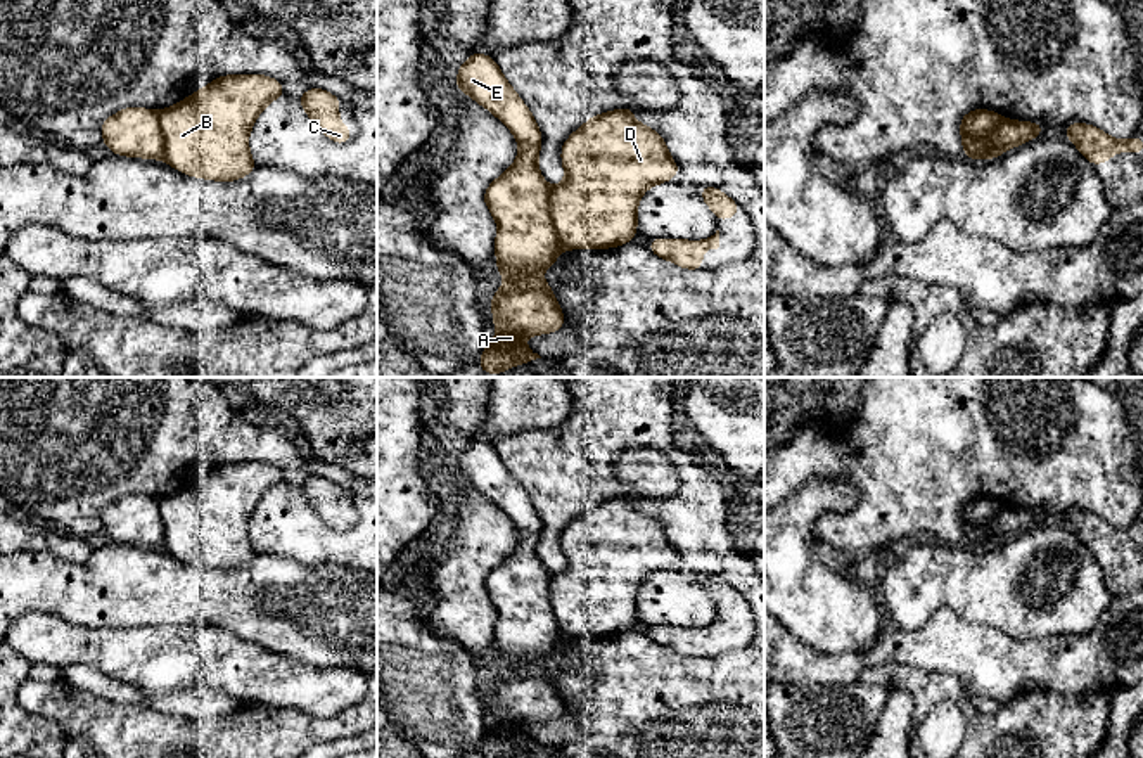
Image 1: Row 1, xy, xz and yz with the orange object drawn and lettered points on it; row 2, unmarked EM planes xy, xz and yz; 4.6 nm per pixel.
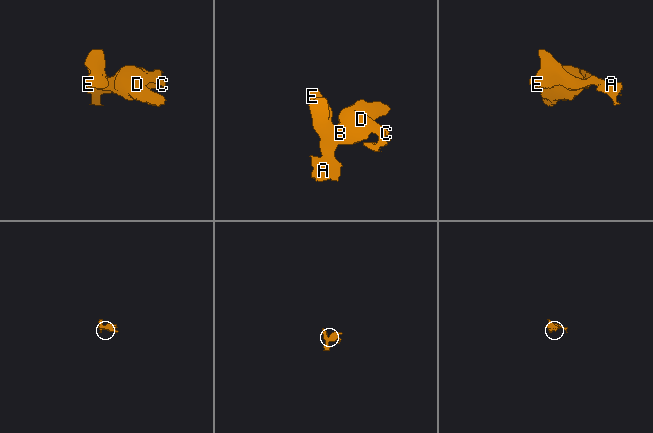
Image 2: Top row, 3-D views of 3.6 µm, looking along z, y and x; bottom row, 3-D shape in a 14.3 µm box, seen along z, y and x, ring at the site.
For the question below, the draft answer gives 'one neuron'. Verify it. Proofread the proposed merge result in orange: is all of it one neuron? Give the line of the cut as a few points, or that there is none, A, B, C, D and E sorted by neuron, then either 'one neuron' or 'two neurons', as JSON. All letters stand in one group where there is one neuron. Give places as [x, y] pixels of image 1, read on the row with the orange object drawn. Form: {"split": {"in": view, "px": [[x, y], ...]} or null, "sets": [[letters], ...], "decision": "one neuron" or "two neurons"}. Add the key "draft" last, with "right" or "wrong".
{"split": {"in": "xz", "px": [[550, 187], [550, 222], [564, 248]]}, "sets": [["A", "E"], ["B", "C", "D"]], "decision": "two neurons", "draft": "wrong"}

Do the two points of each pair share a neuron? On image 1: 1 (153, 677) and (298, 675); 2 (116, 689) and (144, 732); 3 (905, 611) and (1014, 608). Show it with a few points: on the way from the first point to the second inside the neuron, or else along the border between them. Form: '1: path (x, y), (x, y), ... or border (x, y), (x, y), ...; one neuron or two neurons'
1: path (189, 670), (244, 670), (261, 675); one neuron
2: border (85, 691), (108, 700), (142, 701), (165, 712); two neurons
3: path (932, 596), (986, 596); one neuron

